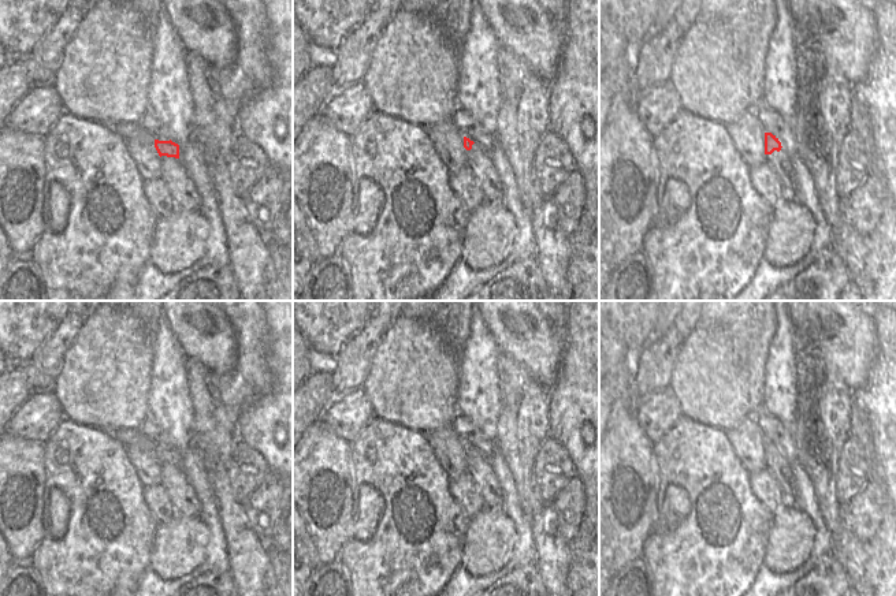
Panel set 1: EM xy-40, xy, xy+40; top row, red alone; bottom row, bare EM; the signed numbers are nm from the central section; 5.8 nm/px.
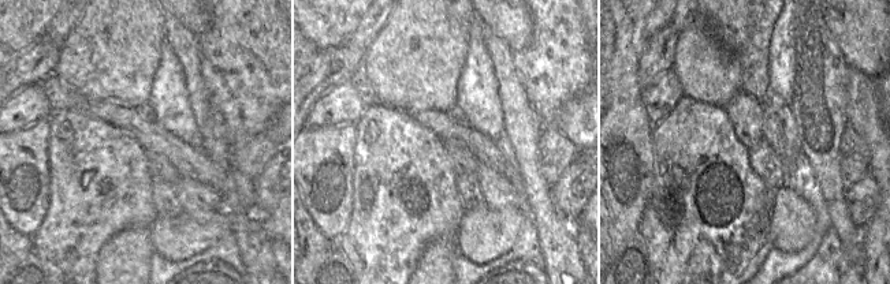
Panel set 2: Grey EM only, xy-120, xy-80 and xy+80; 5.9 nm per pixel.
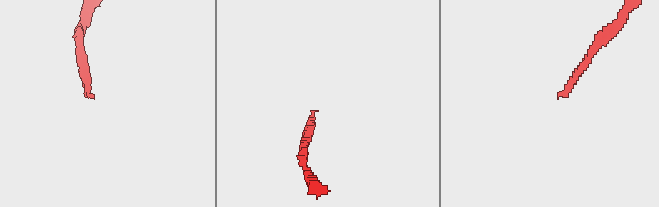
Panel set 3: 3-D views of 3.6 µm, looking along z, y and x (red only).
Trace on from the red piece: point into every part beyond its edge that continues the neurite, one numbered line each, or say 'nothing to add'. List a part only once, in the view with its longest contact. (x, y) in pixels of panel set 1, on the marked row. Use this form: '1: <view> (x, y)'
1: xy-40 (183, 194)

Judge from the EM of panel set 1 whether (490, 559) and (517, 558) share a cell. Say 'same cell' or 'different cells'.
different cells

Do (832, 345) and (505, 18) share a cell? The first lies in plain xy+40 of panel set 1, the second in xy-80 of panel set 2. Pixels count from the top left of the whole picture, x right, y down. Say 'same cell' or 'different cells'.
same cell

